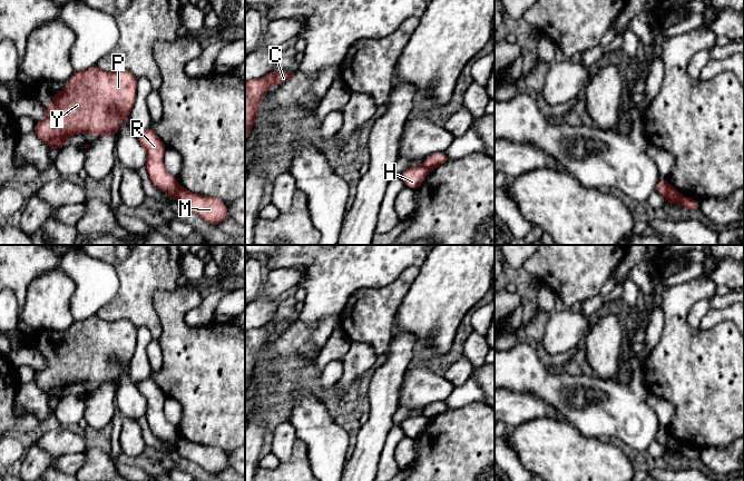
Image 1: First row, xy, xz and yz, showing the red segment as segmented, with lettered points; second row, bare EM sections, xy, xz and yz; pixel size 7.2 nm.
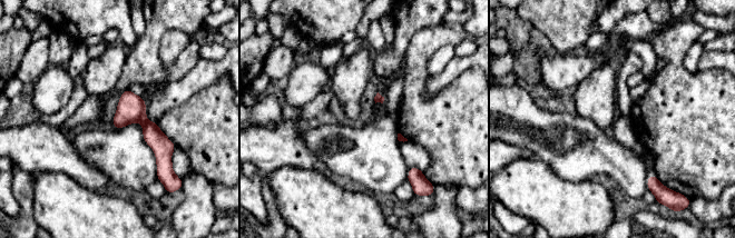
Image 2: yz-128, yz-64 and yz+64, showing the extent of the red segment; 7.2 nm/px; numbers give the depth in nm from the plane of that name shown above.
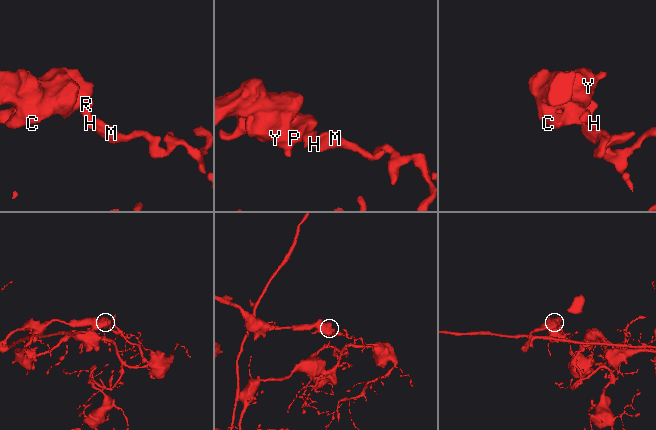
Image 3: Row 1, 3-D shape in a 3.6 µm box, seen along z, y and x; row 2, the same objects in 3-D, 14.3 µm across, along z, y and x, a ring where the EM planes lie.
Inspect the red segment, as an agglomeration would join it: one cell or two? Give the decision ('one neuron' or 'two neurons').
two neurons

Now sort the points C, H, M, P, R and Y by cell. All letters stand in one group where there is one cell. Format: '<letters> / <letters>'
C H P R Y / M

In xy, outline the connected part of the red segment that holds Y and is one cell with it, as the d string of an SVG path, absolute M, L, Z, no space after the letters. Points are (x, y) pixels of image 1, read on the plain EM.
M98 315L75 321L67 330L65 338L51 345L52 352L46 356L47 365L36 372L33 382L48 397L60 400L68 387L79 383L95 385L111 385L116 387L117 380L125 369L128 370L135 353L137 327L128 320L105 321Z

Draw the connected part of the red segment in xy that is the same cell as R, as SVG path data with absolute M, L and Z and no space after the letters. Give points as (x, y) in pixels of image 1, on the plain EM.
M150 376L136 383L136 386L140 395L147 401L145 418L151 433L157 439L176 448L178 441L177 426L172 425L164 414L164 403L167 399L166 394Z

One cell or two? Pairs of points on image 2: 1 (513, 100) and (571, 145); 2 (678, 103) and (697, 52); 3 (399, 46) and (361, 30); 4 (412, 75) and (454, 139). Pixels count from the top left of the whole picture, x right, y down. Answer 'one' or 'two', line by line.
1: one
2: two
3: two
4: one

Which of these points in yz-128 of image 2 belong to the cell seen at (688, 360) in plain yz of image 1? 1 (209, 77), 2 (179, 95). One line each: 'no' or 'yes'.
1: no
2: no

